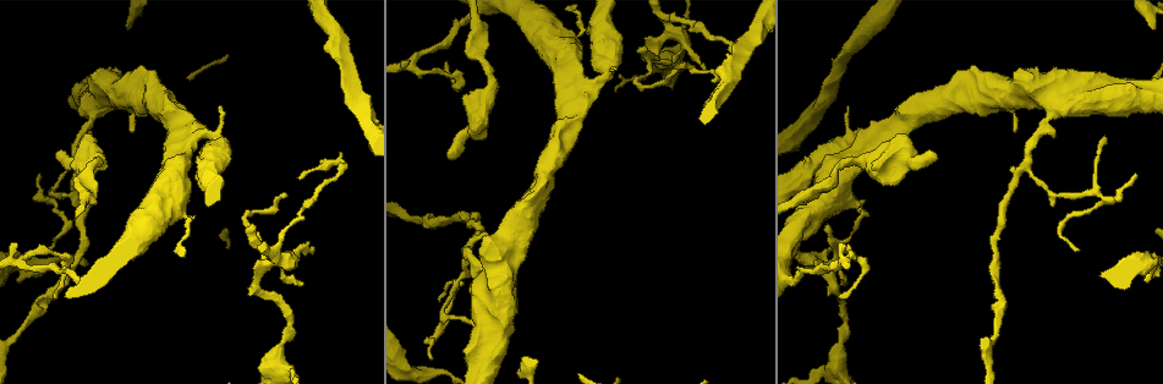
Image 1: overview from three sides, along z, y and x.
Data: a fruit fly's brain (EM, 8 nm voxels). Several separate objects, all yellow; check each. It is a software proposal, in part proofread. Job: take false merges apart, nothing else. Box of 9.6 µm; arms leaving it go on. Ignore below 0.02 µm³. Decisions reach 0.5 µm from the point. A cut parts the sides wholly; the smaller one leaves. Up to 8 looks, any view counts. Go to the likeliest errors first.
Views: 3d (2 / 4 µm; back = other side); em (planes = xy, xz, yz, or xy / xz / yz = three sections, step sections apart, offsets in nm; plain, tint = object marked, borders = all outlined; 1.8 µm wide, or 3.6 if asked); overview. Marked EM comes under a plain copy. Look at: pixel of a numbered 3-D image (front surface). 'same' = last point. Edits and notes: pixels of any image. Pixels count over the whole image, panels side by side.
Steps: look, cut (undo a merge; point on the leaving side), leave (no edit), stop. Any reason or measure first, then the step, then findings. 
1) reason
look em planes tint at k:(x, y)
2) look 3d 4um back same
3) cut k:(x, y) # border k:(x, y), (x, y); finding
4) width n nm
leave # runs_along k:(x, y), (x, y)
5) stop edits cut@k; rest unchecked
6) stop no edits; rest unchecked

sharp bend
look em planes tint at 1:(18, 260)

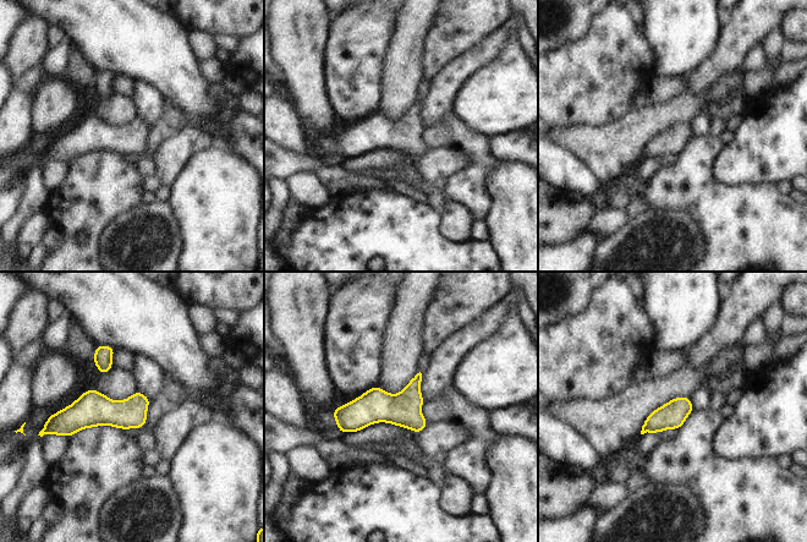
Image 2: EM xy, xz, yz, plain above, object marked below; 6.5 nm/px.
leave # runs_along 2:(146, 401), (55, 422); one neuron here

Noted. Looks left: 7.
three-way junction
look 3d 2um at 1:(280, 260)

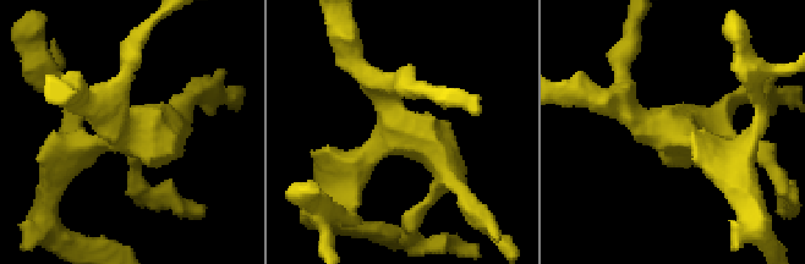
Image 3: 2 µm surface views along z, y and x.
shape alone is not enough
look em planes tint at 3:(671, 128)

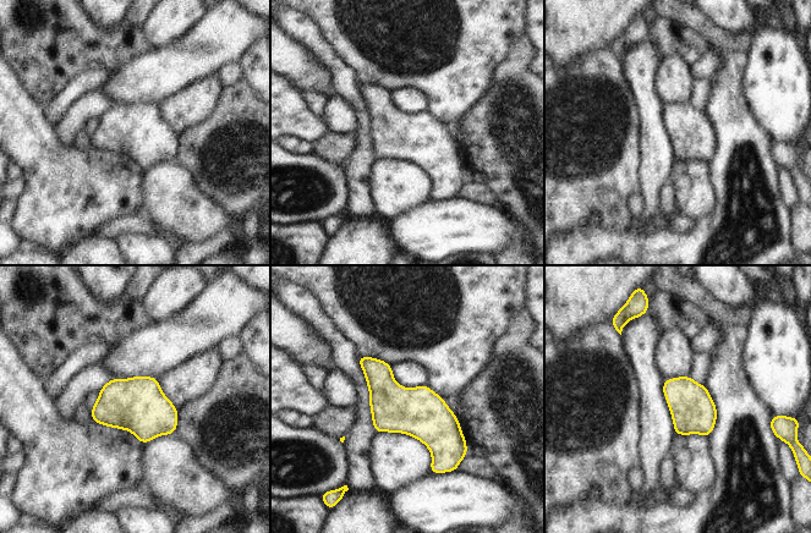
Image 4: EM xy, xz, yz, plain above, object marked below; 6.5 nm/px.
leave # one neuron here

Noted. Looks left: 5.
sharp bend
look em xy step 8 tint at 1:(47, 201)

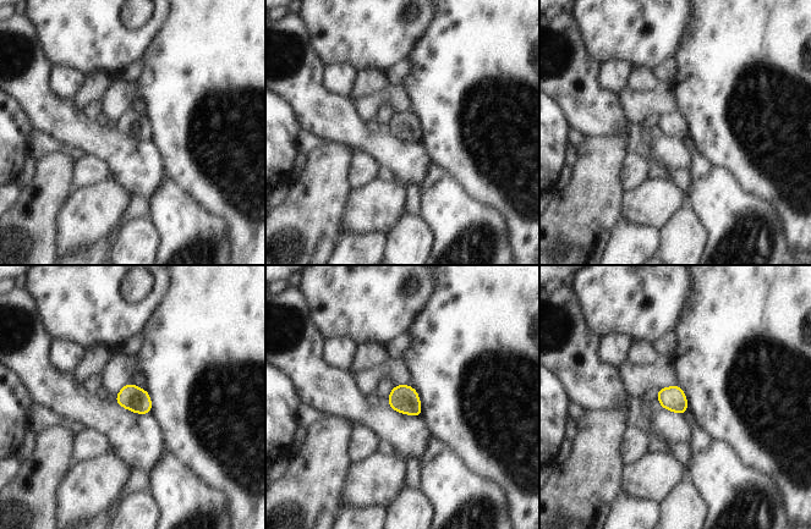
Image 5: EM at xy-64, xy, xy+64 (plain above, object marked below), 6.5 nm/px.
another direction
look em planes borders same

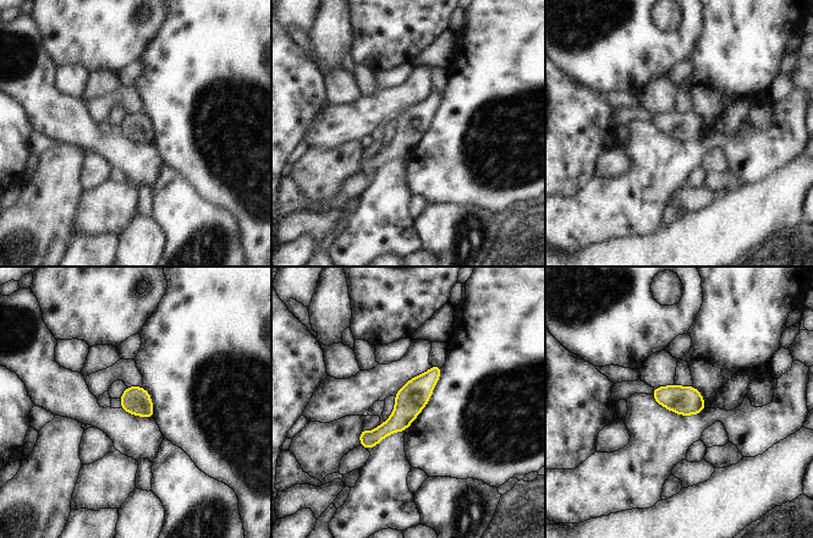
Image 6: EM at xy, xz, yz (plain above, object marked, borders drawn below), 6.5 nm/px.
leave # runs_along 6:(438, 369), (385, 429), (362, 442); one neuron here

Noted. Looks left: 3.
stop no edits; rest unchecked

